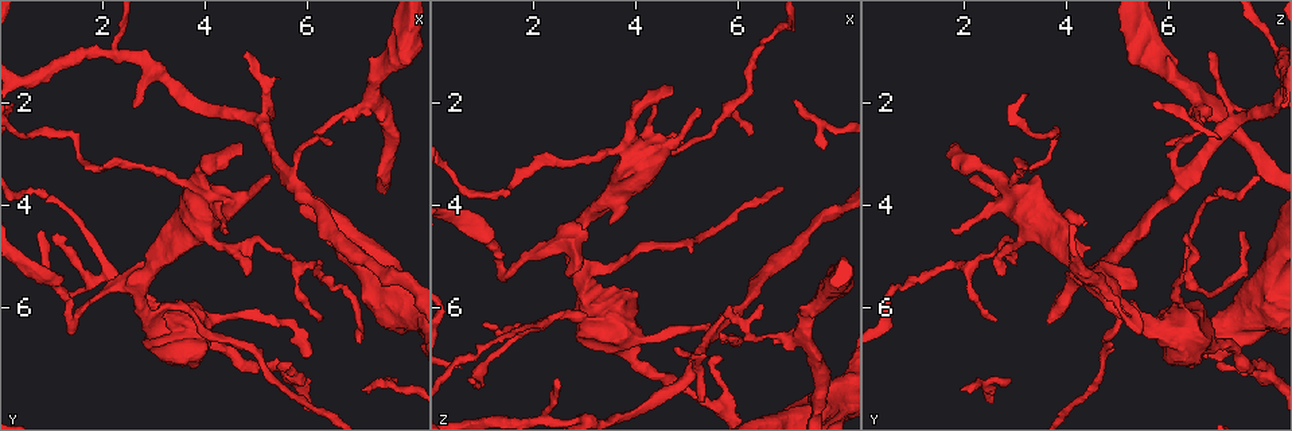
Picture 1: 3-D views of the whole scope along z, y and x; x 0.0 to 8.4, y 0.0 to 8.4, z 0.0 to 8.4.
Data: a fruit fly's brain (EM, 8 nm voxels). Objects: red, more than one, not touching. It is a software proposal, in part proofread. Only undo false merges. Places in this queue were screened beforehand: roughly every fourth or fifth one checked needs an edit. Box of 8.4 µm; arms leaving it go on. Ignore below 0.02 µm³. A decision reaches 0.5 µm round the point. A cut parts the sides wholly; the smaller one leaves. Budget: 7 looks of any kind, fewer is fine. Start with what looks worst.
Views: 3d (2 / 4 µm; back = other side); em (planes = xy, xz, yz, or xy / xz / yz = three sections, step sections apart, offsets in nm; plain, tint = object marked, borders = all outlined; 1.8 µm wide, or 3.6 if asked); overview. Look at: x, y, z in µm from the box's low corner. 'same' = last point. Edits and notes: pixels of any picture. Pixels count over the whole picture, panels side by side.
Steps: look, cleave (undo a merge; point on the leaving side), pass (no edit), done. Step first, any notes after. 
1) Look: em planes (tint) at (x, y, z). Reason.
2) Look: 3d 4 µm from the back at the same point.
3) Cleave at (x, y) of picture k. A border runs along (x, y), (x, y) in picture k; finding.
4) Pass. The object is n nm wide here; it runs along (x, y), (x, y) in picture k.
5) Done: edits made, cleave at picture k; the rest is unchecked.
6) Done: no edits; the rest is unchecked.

Look: em planes (tint) at (5.15, 2.40, 7.25). Branch point.

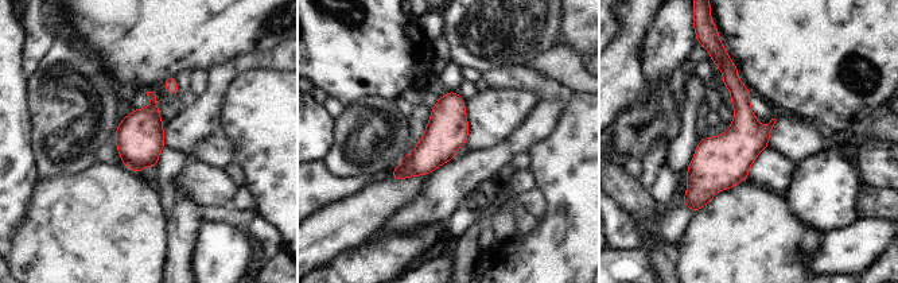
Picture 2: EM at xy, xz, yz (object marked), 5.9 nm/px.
Pass. All the same neuron.

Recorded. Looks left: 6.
Look: em planes (tint) at (3.35, 3.50, 3.05).

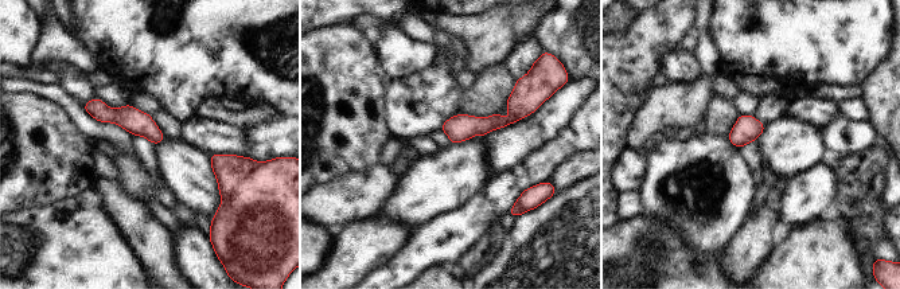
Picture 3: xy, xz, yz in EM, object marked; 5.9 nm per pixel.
Pass. It runs along (526, 112), (502, 122), (445, 128) in picture 3; all the same neuron.

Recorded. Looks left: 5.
Look: em yz step 8 (tint) at (7.20, 1.90, 6.60). Arms part here.

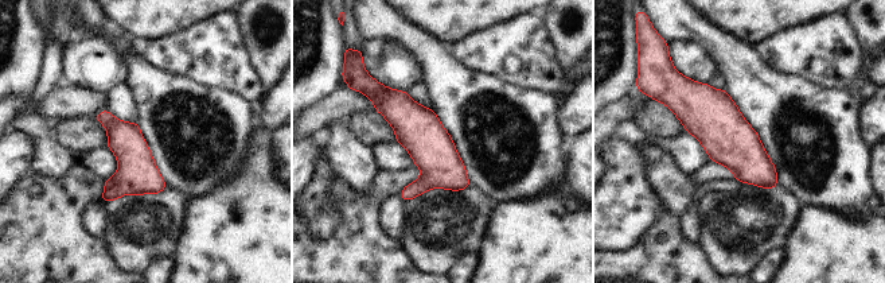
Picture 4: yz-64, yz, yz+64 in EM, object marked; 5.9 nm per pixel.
Look: em planes (tint) at the same point.

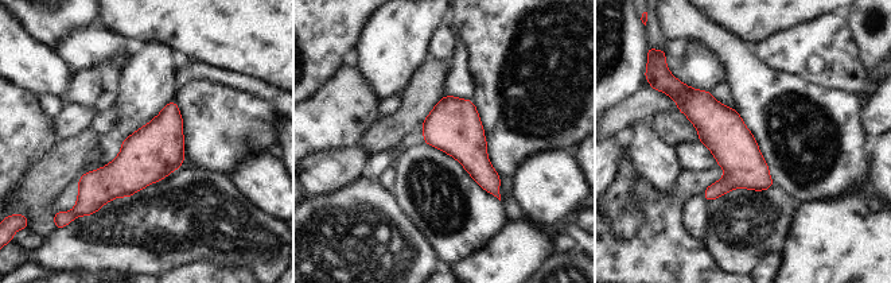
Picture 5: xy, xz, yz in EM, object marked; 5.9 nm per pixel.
Pass. It runs along (684, 90), (769, 183) in picture 5; continuous, no second neuron.

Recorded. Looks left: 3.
Done: no edits; the rest is unchecked.

